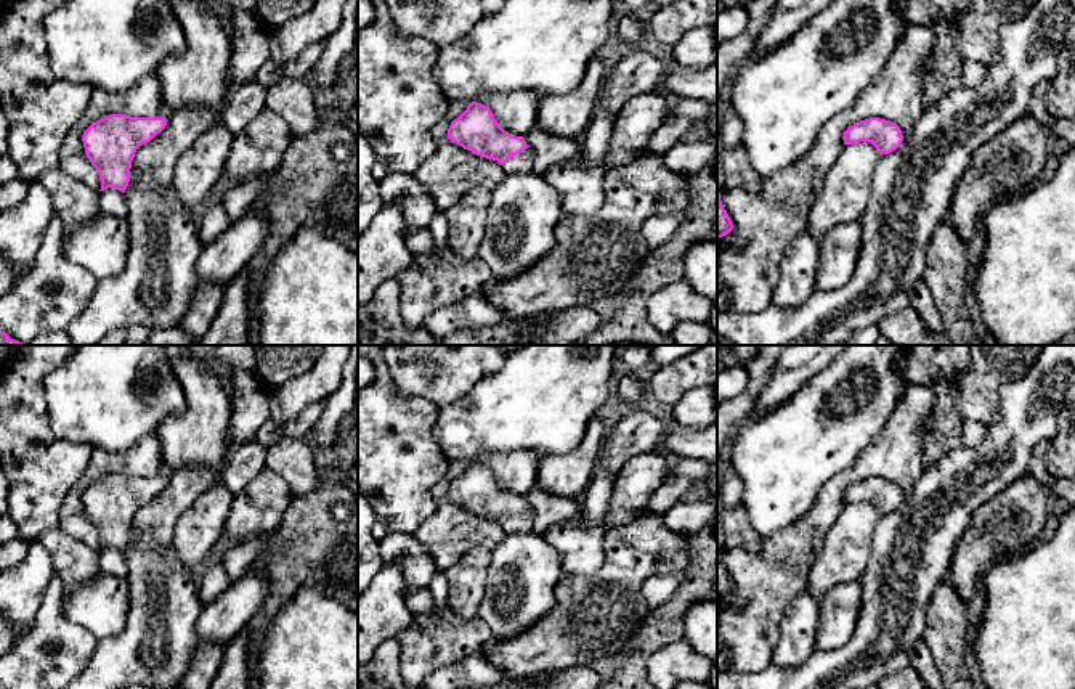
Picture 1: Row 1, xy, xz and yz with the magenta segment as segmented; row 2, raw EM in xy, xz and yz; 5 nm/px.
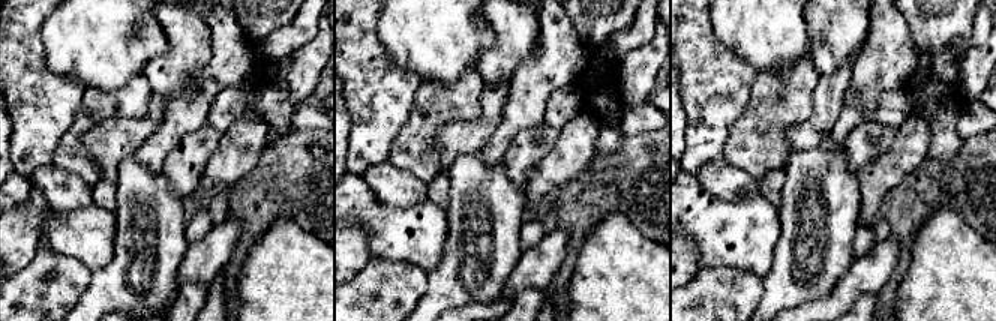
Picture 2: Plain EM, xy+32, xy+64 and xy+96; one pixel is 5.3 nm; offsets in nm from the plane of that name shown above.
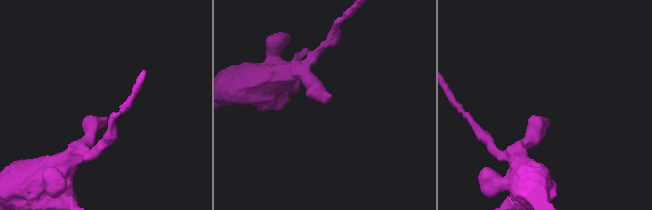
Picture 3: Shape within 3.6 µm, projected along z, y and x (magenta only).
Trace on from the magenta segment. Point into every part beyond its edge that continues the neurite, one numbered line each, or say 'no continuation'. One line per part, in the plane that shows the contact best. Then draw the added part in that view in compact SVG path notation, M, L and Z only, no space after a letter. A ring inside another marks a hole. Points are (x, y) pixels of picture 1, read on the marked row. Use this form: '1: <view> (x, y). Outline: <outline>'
1: xz (522, 163). Outline: M526 148L526 149L521 151L520 154L510 157L510 159L504 164L504 170L505 170L507 173L528 172L528 170L533 170L533 162L534 162L534 156L533 156L533 153Z

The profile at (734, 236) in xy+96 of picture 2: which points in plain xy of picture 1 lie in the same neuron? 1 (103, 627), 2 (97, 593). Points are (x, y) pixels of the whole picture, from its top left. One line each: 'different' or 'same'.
1: same
2: same

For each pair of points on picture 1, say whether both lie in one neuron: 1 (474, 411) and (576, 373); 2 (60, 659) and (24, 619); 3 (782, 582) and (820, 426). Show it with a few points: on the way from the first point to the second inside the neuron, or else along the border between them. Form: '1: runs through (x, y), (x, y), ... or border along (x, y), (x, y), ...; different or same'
1: runs through (499, 411), (530, 405), (551, 387); same
2: border along (45, 591), (36, 623), (23, 636); different
3: border along (819, 490), (817, 501), (801, 517), (764, 538); different

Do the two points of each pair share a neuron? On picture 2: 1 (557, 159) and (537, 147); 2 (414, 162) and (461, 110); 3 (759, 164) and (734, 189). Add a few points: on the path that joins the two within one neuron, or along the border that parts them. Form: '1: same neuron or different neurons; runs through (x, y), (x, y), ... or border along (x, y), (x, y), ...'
1: different neurons; border along (560, 131), (554, 147), (528, 174), (527, 182)
2: same neuron; runs through (414, 146), (417, 137), (444, 110)
3: different neurons; border along (723, 155), (731, 164), (743, 168), (758, 182)

